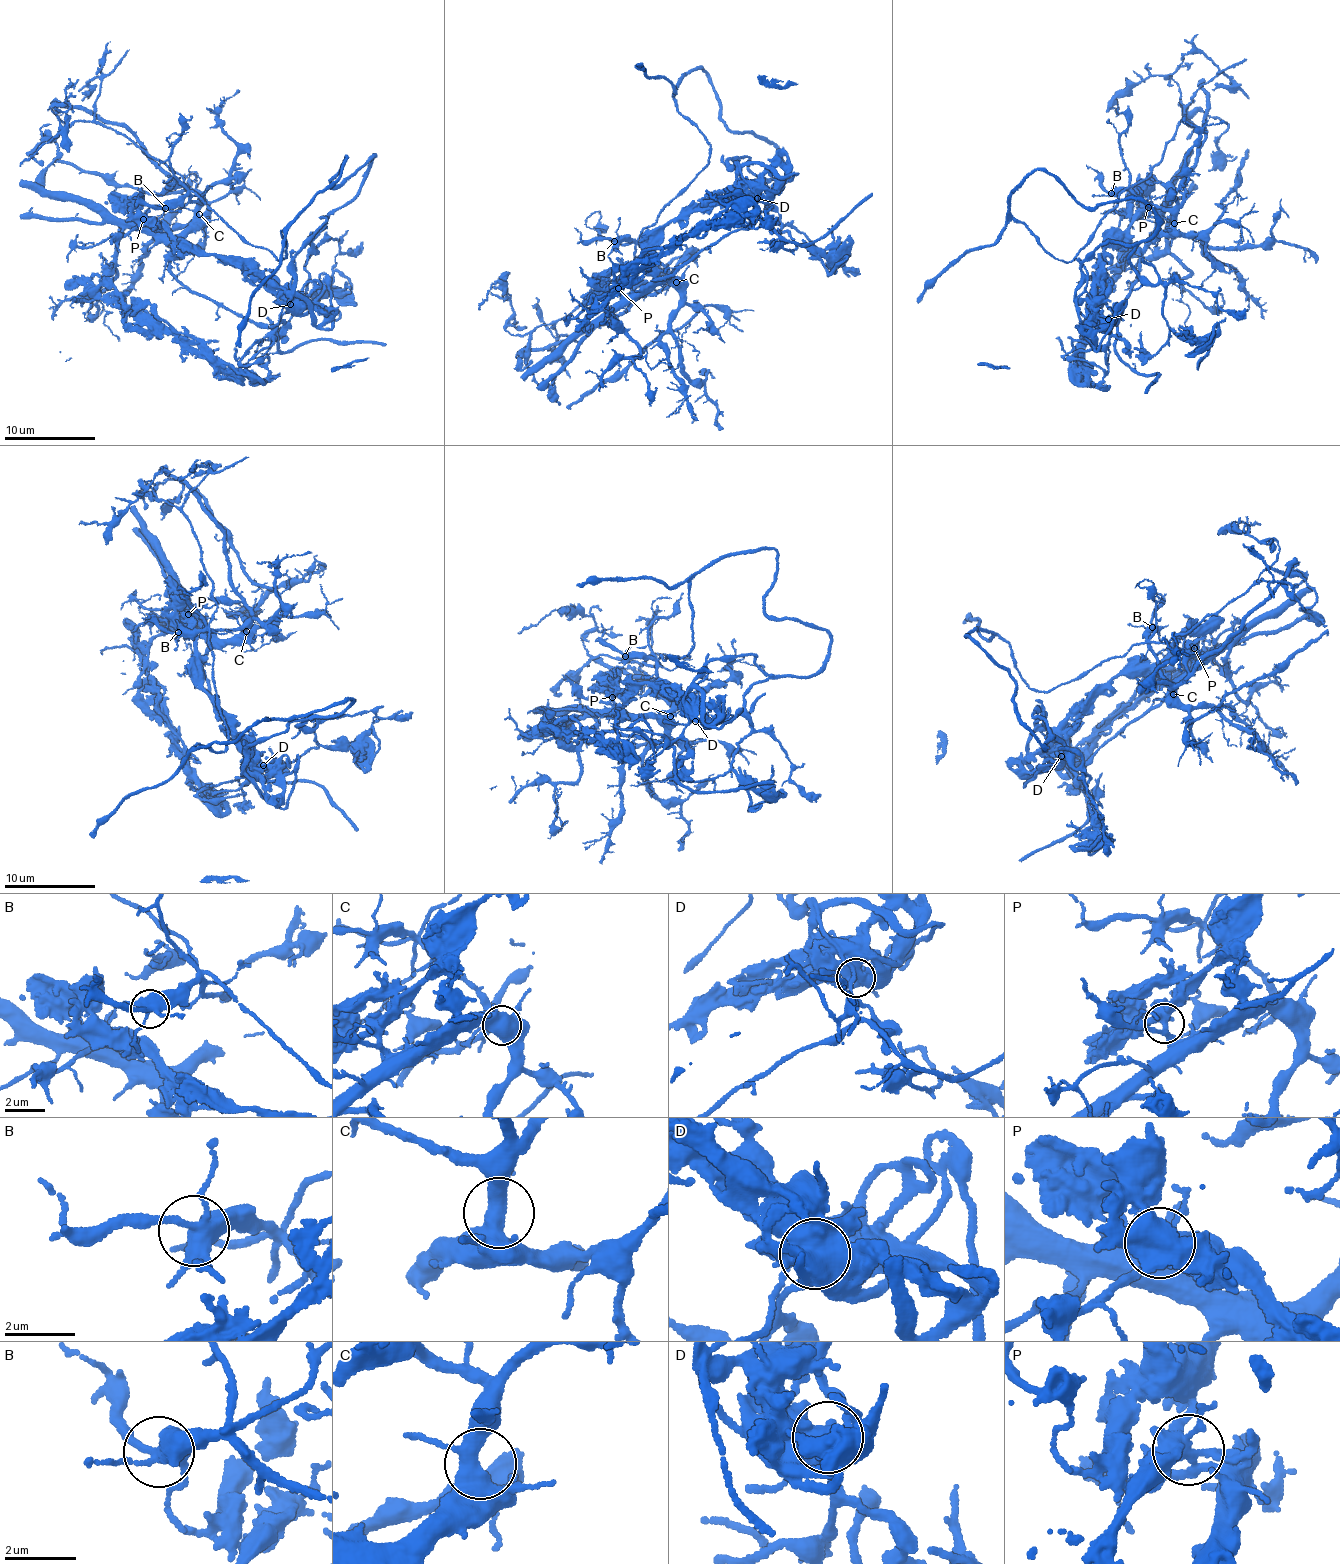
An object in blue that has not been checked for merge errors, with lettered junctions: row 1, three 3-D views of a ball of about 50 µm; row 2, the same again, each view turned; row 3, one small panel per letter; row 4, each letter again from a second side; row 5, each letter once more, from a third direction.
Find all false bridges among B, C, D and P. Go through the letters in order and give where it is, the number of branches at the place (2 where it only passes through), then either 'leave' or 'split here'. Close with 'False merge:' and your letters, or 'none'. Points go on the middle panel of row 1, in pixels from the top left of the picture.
B: place (614, 241); branches 5; leave
C: place (676, 282); branches 3; leave
D: place (757, 198); branches 4; leave
P: place (618, 288); branches 6; split here
False merge: P

